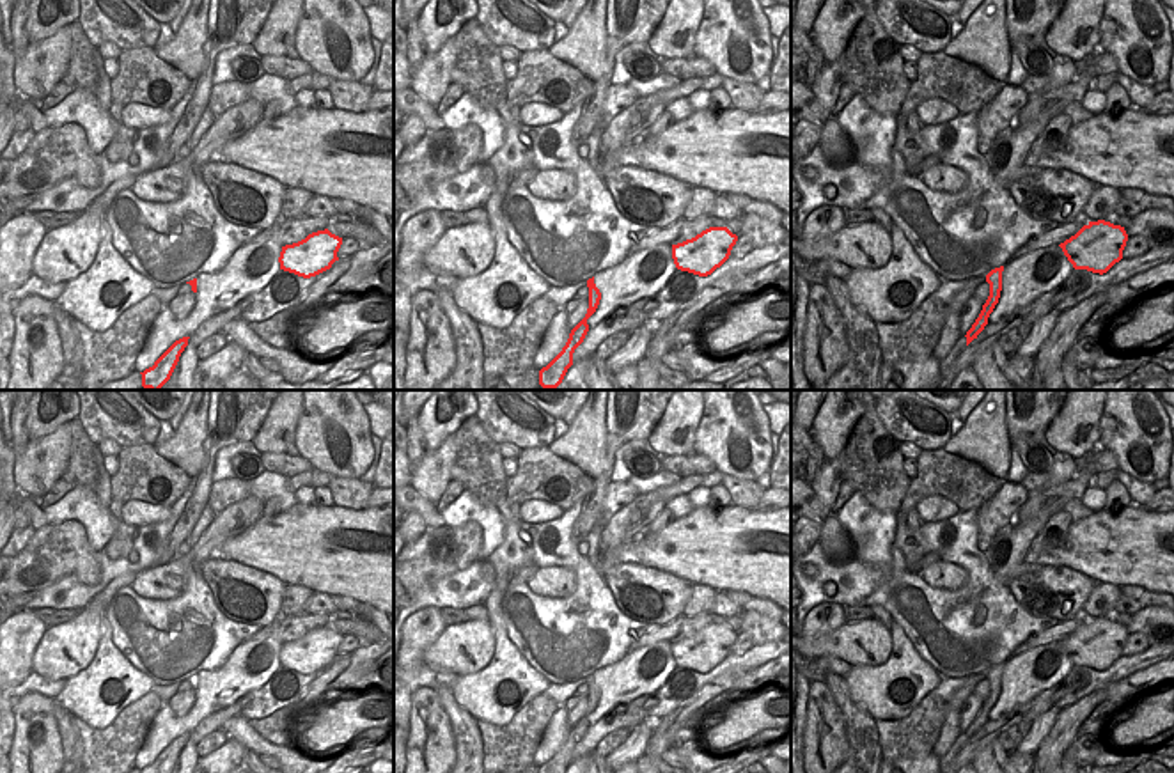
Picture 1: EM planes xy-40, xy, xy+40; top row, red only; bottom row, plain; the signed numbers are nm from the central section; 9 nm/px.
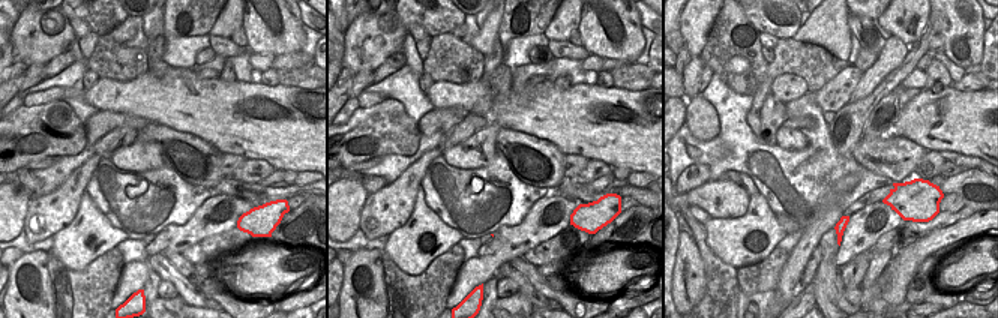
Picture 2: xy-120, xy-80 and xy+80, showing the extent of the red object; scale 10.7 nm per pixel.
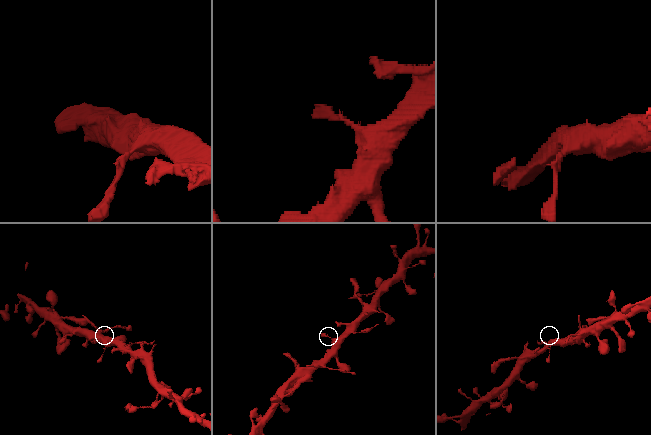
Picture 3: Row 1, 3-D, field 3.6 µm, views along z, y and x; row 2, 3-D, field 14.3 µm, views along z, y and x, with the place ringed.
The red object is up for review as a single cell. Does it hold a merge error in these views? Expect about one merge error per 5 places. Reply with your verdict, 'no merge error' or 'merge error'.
no merge error

